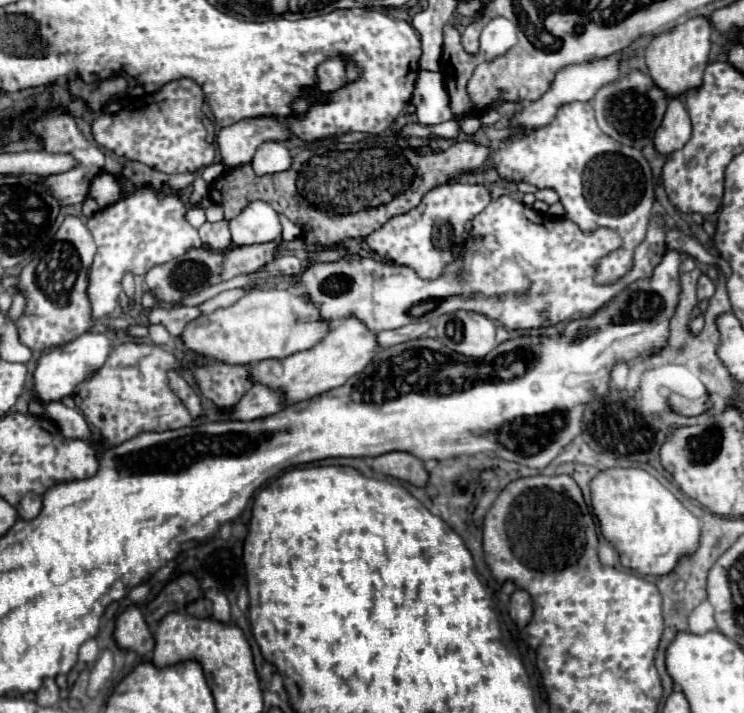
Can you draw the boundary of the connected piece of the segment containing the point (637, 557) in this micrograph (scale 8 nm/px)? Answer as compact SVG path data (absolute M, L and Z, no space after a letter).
M608 468L608 470L602 470L602 472L598 472L598 474L590 480L590 494L592 494L594 514L598 516L598 522L600 522L600 530L602 530L602 534L604 534L604 538L610 540L612 546L618 550L620 562L622 562L624 568L632 568L632 570L638 570L640 574L652 574L652 576L668 574L668 572L672 572L672 568L676 566L676 560L678 560L680 556L692 554L692 552L696 550L698 540L700 540L700 520L698 520L690 510L686 510L684 504L682 504L664 484L660 484L660 482L658 482L654 476L650 476L648 472L644 472L644 470L640 470L640 468Z

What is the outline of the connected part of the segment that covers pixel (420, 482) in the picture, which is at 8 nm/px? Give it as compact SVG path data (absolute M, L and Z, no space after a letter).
M390 452L386 456L374 458L372 470L378 474L398 478L402 482L410 482L418 488L426 486L426 482L428 482L428 472L424 470L424 462L406 452Z

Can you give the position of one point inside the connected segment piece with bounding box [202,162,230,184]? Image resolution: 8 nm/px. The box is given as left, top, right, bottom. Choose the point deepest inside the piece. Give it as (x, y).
(213, 172)

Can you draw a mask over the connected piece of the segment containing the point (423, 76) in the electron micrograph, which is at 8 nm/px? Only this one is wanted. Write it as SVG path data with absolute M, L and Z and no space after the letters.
M420 70L410 102L416 106L416 118L420 124L434 126L452 118L442 72Z

